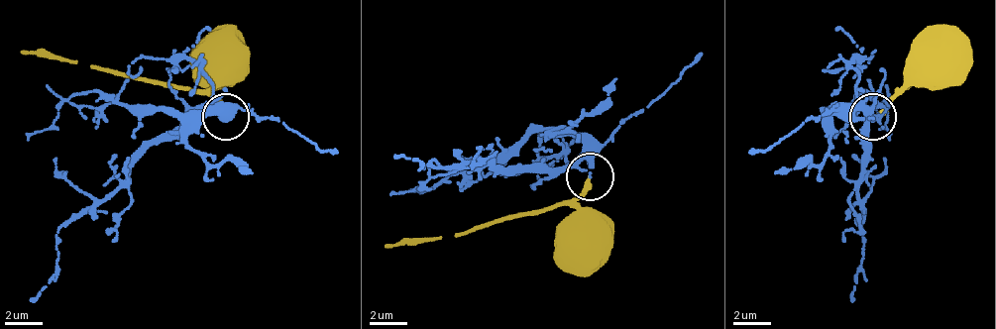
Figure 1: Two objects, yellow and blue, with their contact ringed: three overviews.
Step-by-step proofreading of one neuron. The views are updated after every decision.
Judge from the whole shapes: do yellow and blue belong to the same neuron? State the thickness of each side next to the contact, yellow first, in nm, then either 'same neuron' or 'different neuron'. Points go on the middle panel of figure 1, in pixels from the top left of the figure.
260 nm thick on the yellow side, 160 nm on the other; same neuron

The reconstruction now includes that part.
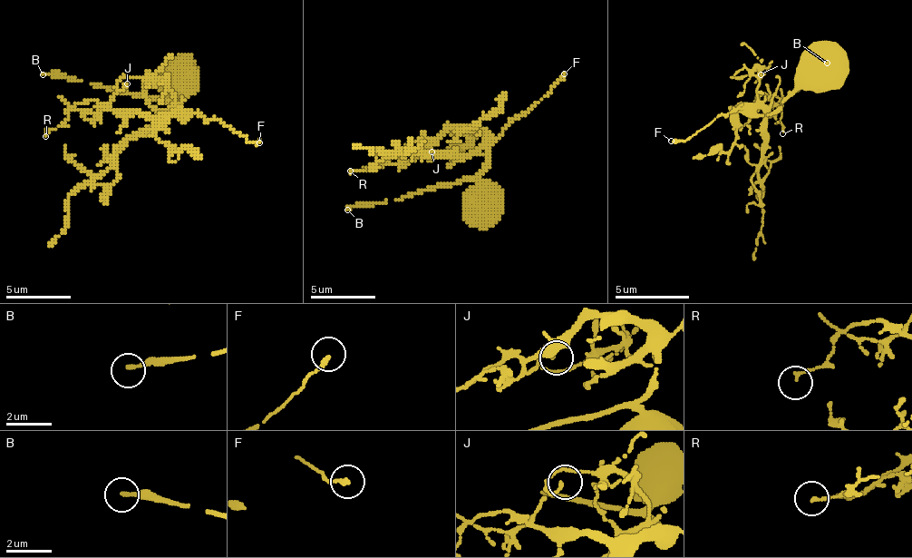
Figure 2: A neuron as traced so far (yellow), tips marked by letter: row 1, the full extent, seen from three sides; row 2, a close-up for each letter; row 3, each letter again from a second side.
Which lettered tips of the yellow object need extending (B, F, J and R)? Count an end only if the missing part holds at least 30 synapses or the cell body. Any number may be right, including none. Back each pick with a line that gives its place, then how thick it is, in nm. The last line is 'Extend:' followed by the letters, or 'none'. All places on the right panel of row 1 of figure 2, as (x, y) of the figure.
B: at (827, 63); 170 nm thick
Extend: B

